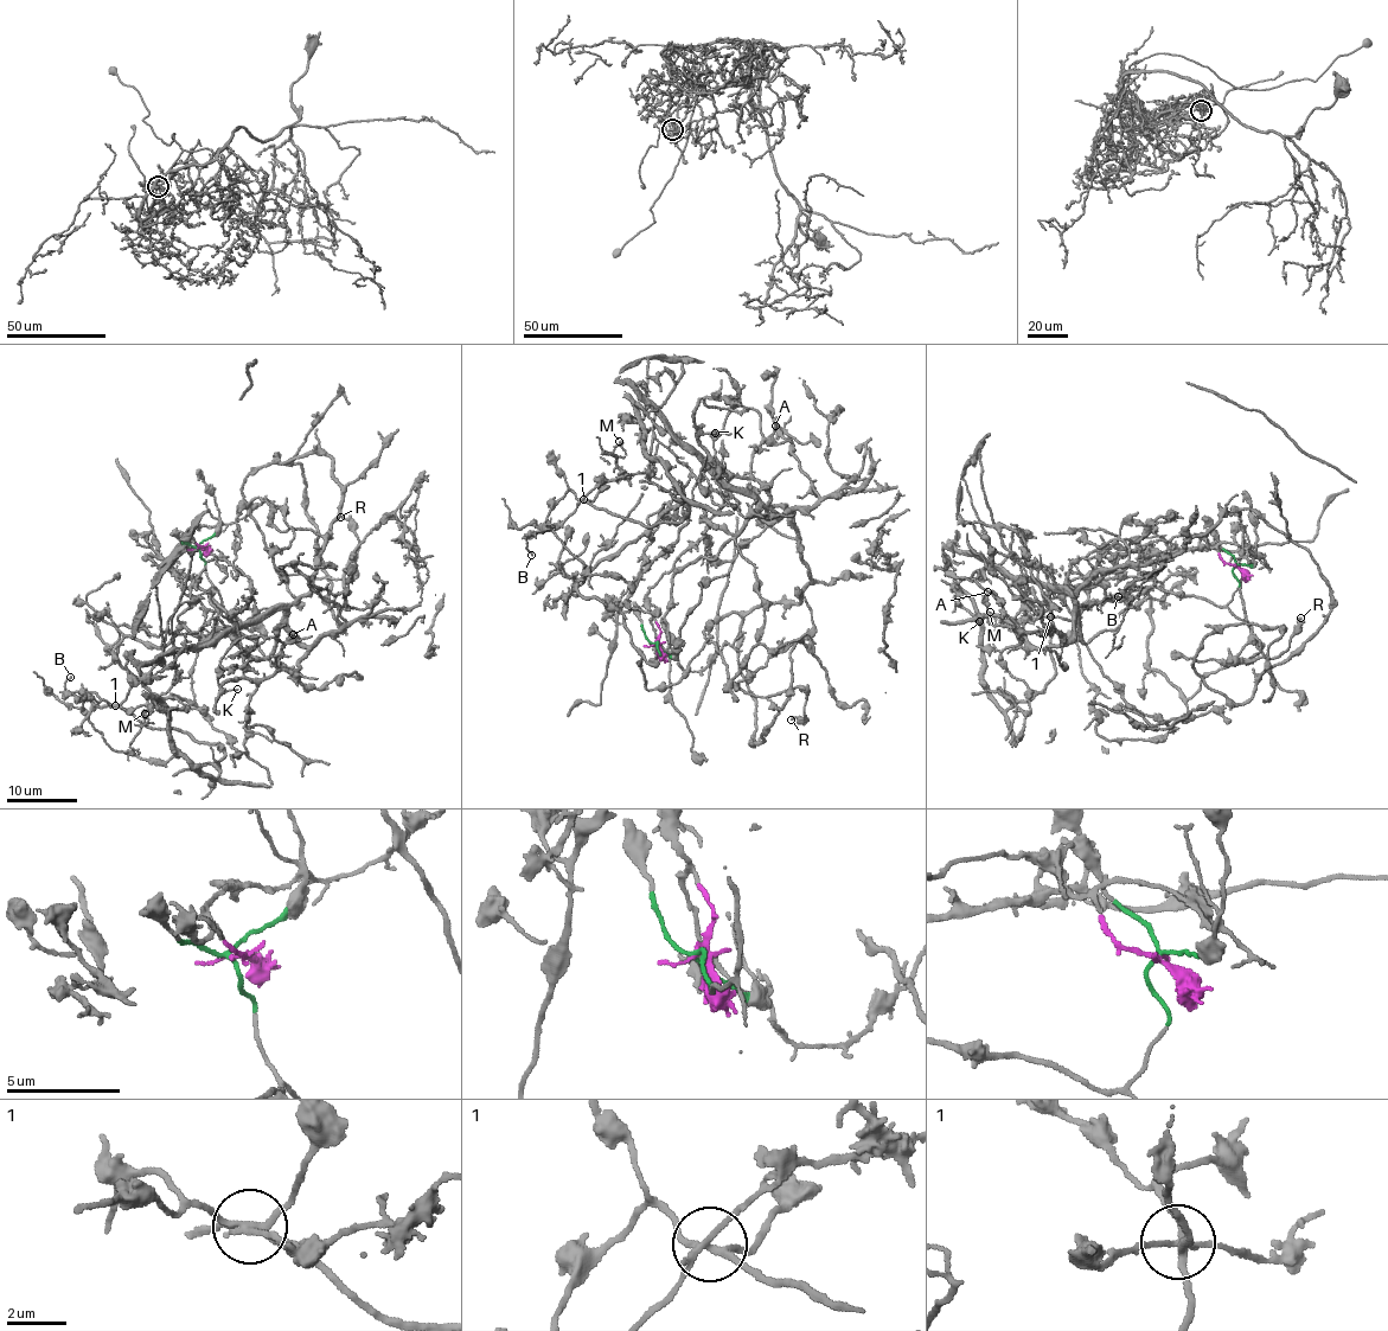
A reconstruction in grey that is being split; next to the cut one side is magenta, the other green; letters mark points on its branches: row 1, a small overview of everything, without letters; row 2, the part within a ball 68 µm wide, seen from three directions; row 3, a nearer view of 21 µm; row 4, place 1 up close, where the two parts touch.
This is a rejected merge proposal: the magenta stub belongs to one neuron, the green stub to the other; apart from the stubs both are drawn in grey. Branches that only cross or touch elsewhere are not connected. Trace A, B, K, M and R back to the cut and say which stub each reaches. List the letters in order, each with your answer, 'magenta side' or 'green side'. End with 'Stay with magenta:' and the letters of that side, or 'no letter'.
A: green side
B: magenta side
K: green side
M: magenta side
R: green side
Stay with magenta: B, M

